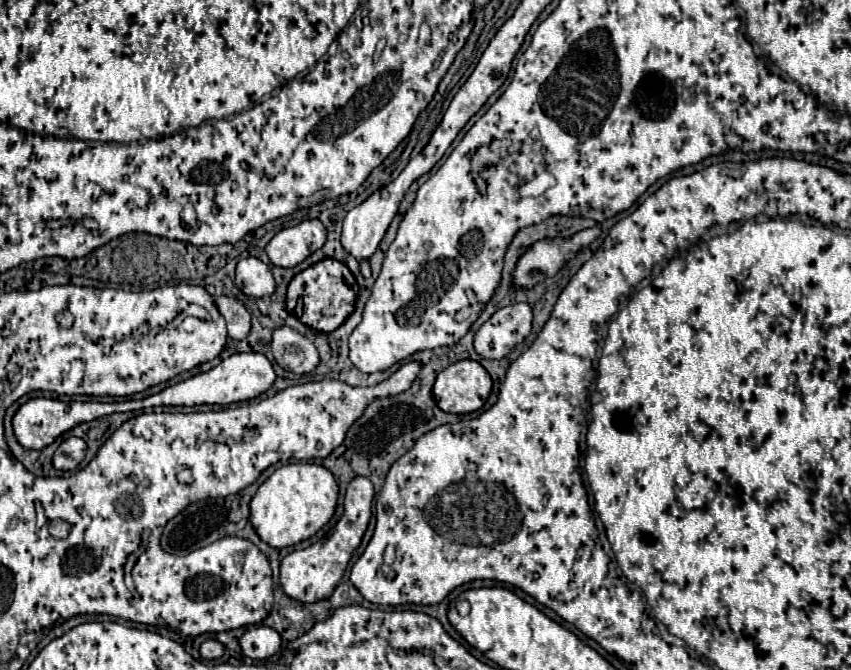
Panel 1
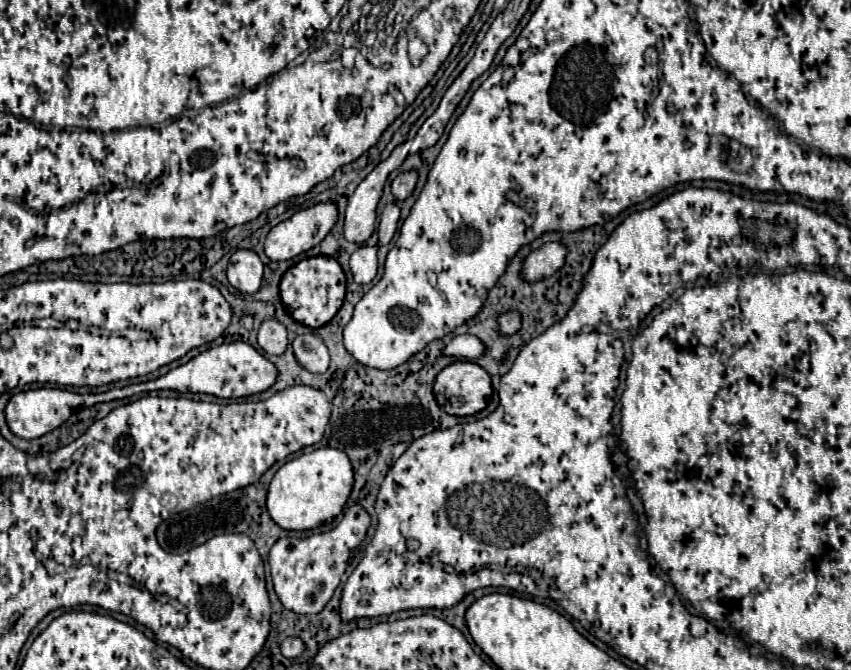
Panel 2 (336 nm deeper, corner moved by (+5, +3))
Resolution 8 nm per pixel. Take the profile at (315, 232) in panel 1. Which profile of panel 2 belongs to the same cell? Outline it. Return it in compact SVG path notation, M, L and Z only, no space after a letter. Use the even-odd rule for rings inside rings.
M326 201L326 203L316 203L308 209L302 209L298 213L294 213L290 219L278 223L276 227L270 229L268 237L266 237L266 255L272 259L272 261L286 261L286 259L292 259L308 249L312 249L314 245L318 245L328 233L330 229L336 225L338 221L338 207L336 203L332 201Z

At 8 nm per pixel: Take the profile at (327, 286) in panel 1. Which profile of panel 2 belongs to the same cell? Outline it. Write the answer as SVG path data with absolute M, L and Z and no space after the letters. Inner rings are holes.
M324 255L302 259L294 267L290 267L280 281L280 295L286 311L294 321L312 329L326 325L338 313L344 301L344 293L346 293L346 277L342 267L338 265L336 259Z

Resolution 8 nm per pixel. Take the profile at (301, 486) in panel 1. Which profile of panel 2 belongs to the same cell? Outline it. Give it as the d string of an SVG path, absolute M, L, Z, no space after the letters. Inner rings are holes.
M314 449L288 461L278 469L268 487L270 517L288 531L308 531L338 517L350 497L354 471L348 455L340 449Z

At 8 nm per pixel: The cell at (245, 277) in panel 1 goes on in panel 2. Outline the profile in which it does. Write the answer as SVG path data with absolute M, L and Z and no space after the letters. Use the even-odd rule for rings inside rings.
M238 249L230 257L228 265L228 281L232 287L236 287L240 293L256 293L262 283L262 261L260 257L250 249Z

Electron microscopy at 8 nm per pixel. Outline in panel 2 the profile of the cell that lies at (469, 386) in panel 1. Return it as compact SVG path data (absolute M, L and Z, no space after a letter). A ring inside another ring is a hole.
M456 361L438 373L434 393L448 397L444 405L448 415L466 417L476 415L486 407L488 397L492 395L492 383L490 375L480 365Z

